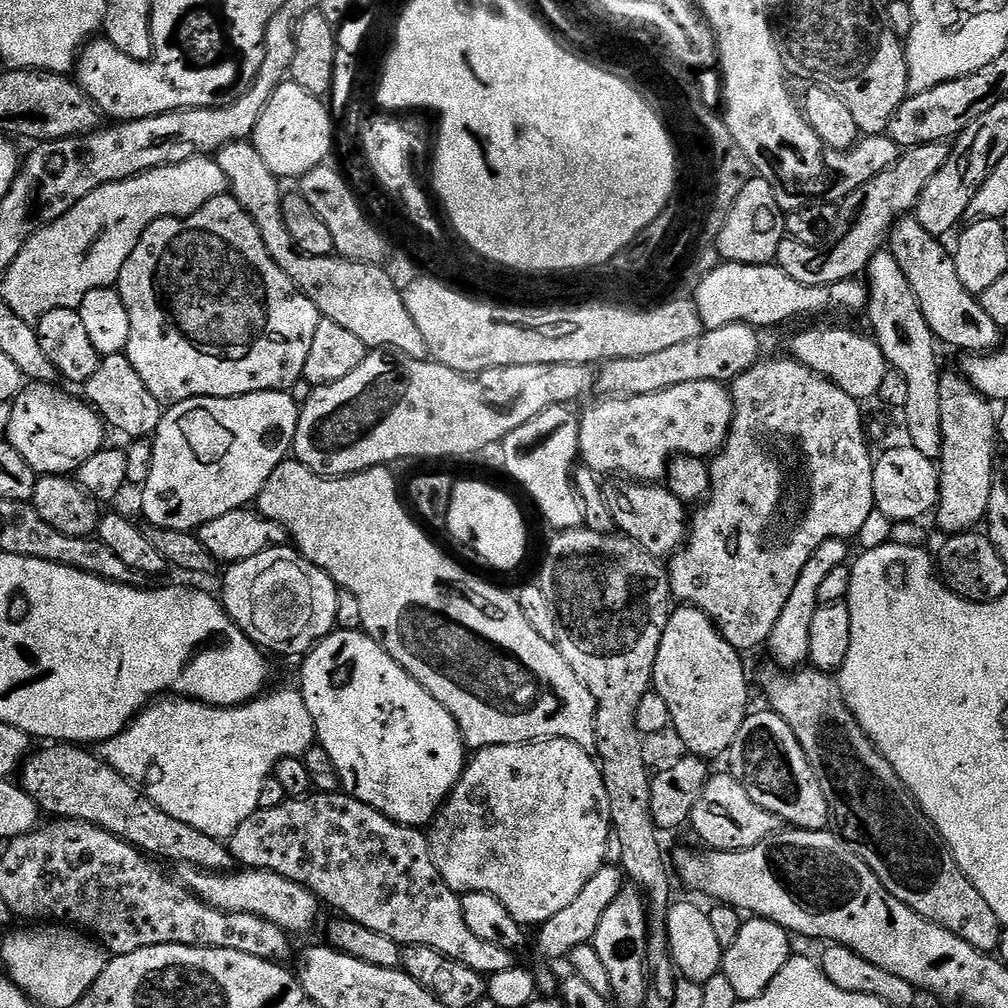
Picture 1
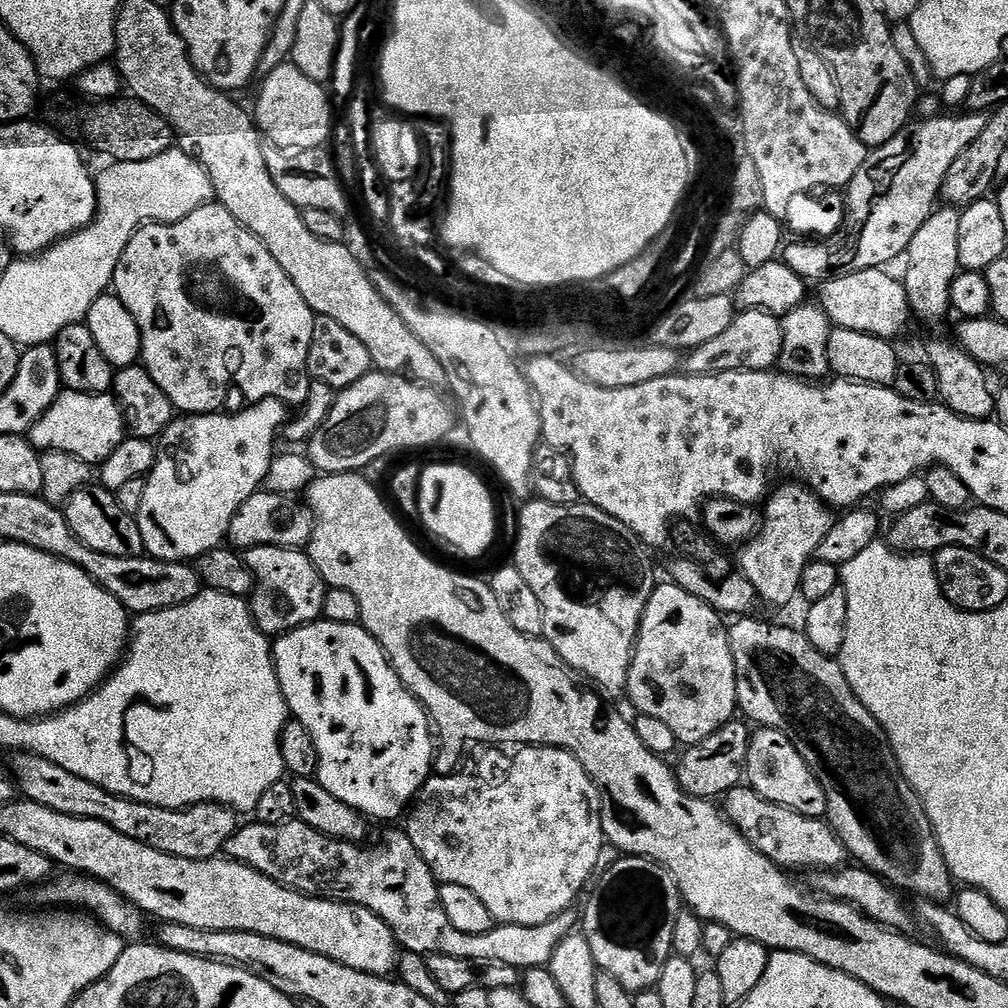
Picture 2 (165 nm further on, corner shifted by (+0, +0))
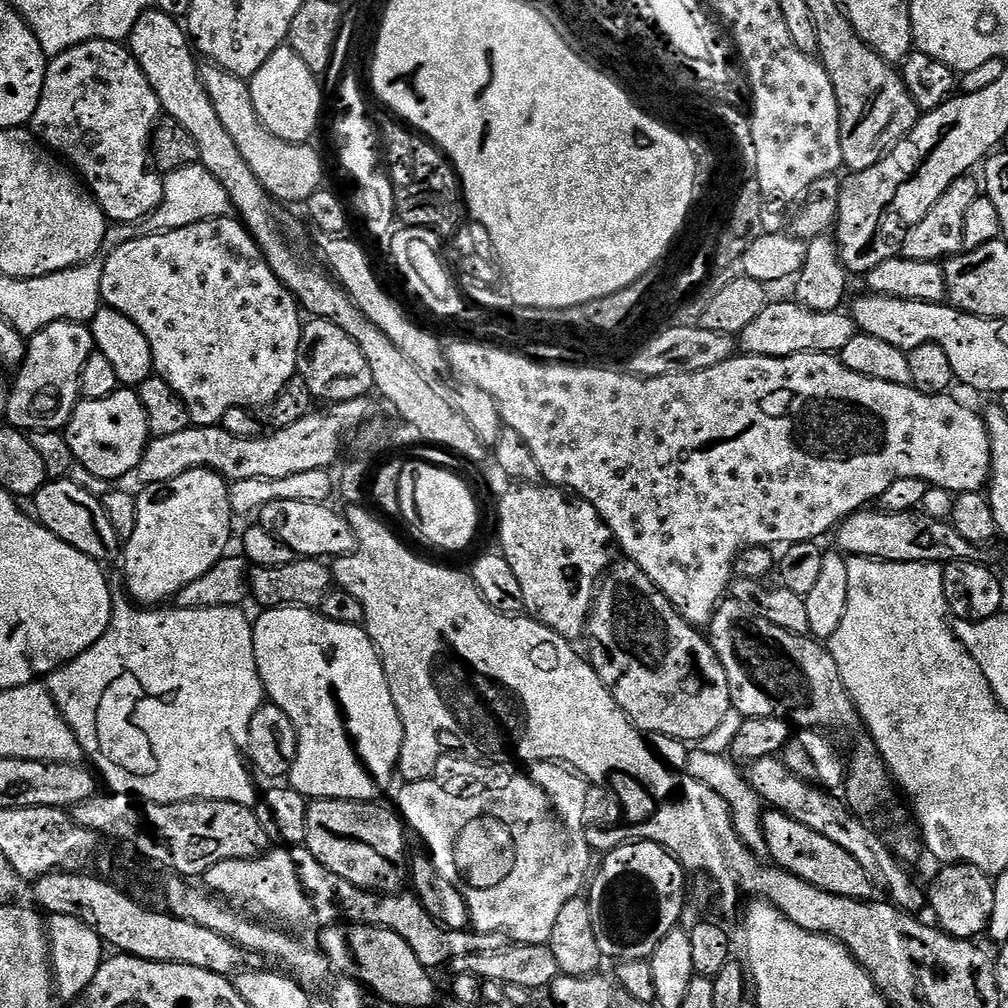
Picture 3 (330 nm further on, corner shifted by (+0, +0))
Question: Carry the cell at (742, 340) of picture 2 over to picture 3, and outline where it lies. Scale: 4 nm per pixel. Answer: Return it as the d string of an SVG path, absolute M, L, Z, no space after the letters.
M791 299L770 302L746 330L738 333L738 344L749 356L793 356L799 352L839 354L858 329L847 311L812 312Z

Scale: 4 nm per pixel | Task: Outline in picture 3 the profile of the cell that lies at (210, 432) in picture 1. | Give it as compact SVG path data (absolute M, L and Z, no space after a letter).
M195 468L178 478L161 484L149 484L141 487L136 496L138 522L134 534L127 537L122 548L124 560L124 584L133 601L140 606L160 606L171 601L182 586L190 586L194 578L202 578L229 551L228 539L232 536L232 502L230 484L223 476L210 468Z

